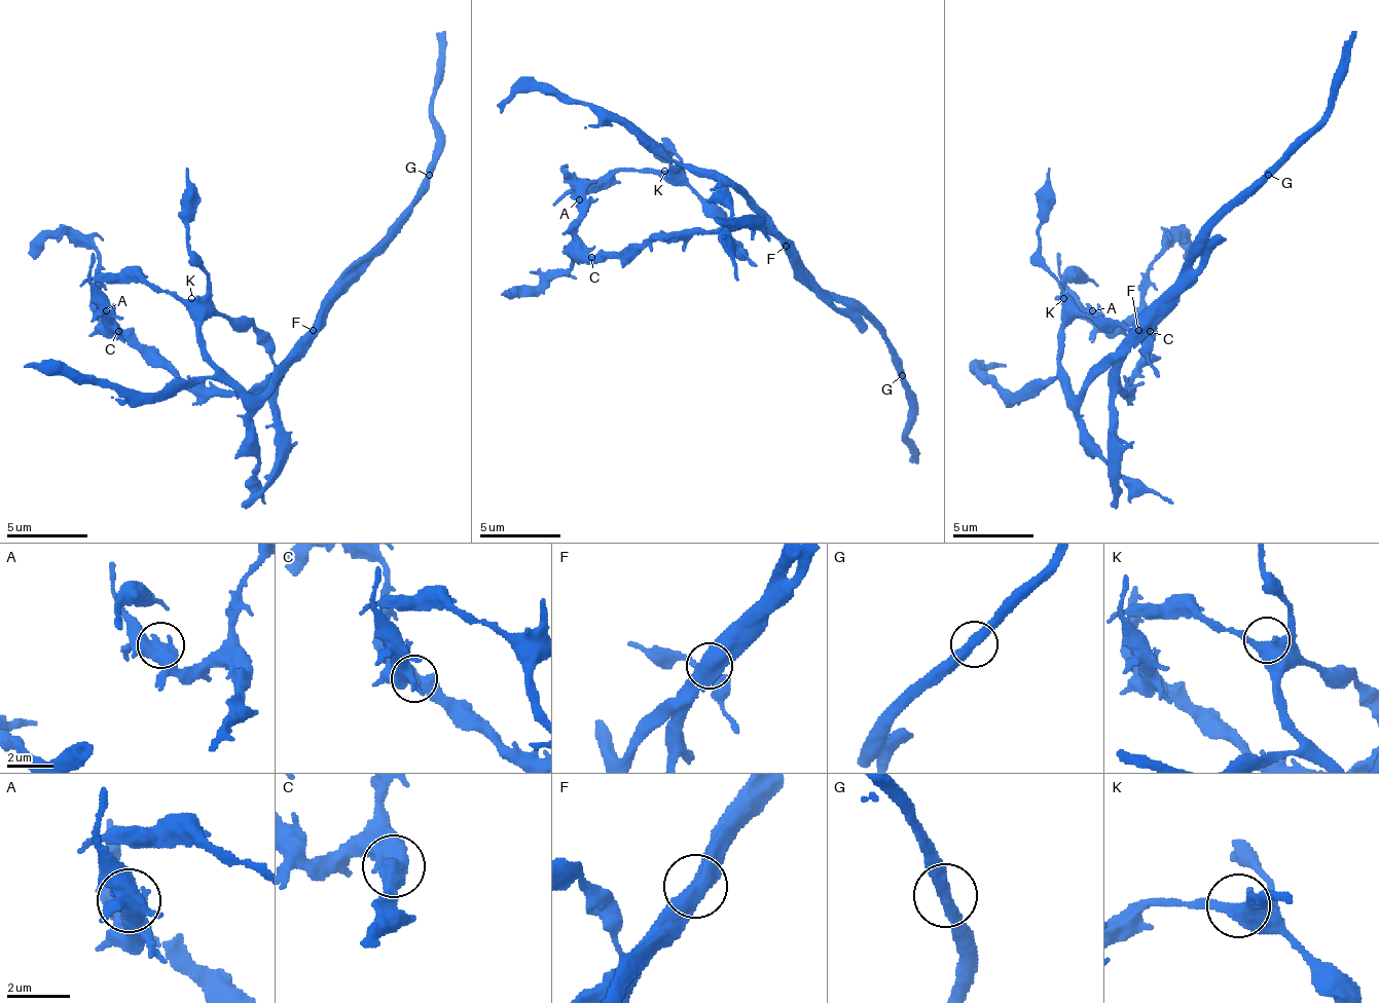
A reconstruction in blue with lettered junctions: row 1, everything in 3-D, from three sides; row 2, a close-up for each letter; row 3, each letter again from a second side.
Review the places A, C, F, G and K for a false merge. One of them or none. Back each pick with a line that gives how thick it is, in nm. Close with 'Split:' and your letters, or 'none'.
F: calibre 650 nm
Split: F

